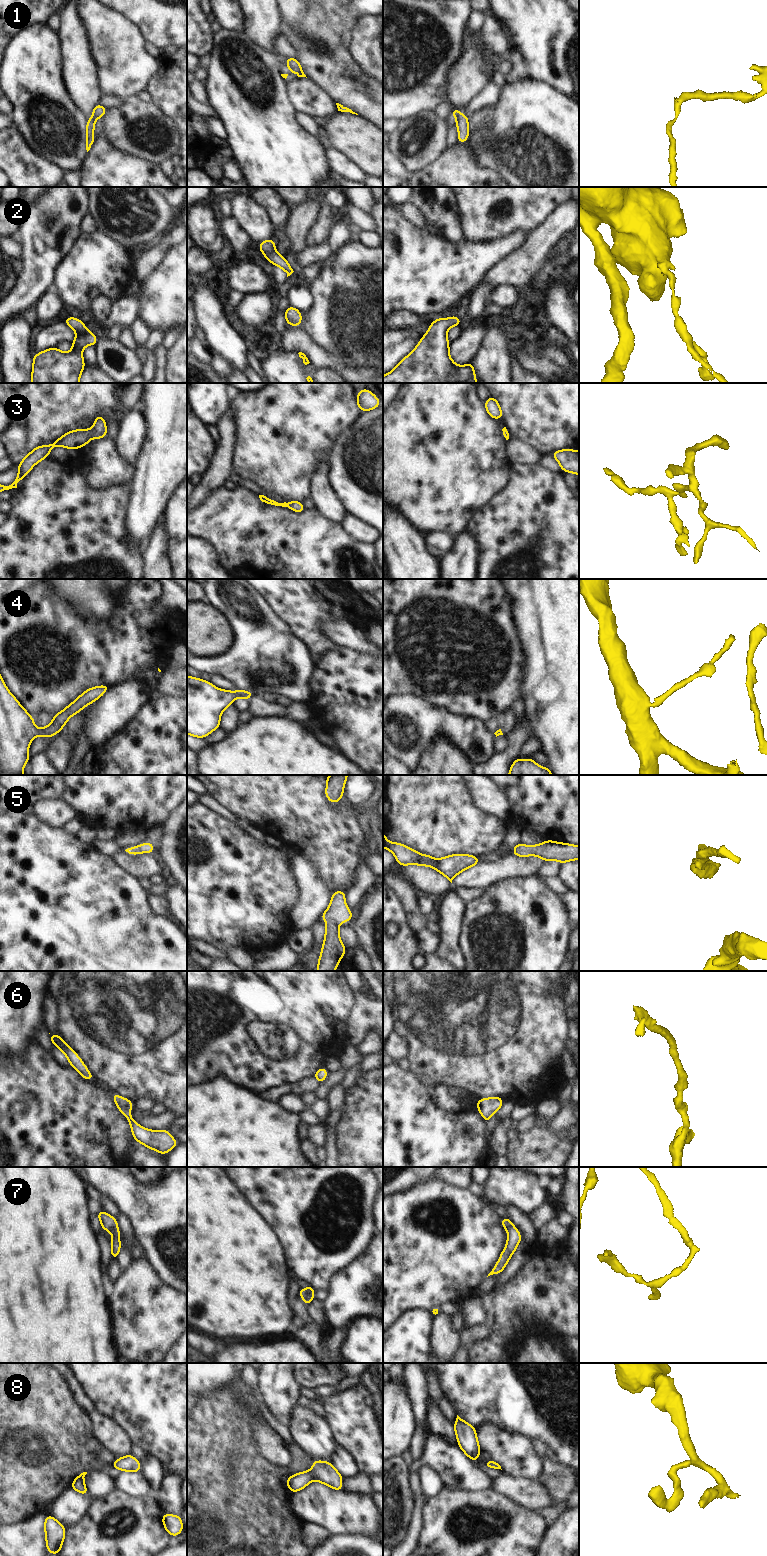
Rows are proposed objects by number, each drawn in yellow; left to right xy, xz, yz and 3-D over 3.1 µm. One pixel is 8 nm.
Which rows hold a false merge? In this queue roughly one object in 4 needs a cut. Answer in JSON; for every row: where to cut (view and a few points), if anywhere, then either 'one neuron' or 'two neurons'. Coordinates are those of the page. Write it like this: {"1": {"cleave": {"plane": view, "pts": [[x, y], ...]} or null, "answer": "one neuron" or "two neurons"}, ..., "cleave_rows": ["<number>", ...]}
{"1": {"cleave": {"plane": "yz", "pts": [[459, 113], [456, 122]]}, "answer": "two neurons"}, "2": {"cleave": null, "answer": "one neuron"}, "3": {"cleave": null, "answer": "one neuron"}, "4": {"cleave": null, "answer": "one neuron"}, "5": {"cleave": null, "answer": "one neuron"}, "6": {"cleave": null, "answer": "one neuron"}, "7": {"cleave": null, "answer": "one neuron"}, "8": {"cleave": null, "answer": "one neuron"}, "cleave_rows": ["1"]}

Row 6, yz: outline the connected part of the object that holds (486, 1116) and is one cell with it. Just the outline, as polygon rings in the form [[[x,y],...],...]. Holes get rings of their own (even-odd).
[[[501,1097],[483,1098],[477,1100],[477,1108],[484,1121],[487,1123],[492,1115],[502,1107],[503,1099]]]

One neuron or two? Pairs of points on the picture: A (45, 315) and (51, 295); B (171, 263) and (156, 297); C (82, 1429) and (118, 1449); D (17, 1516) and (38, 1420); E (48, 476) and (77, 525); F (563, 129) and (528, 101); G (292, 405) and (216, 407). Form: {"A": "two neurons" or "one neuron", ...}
{"A": "one neuron", "B": "one neuron", "C": "two neurons", "D": "one neuron", "E": "one neuron", "F": "one neuron", "G": "two neurons"}

